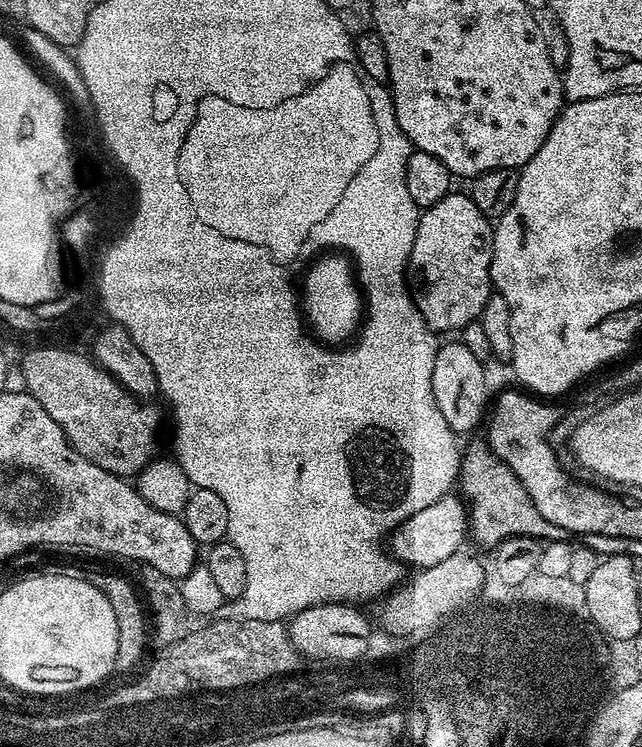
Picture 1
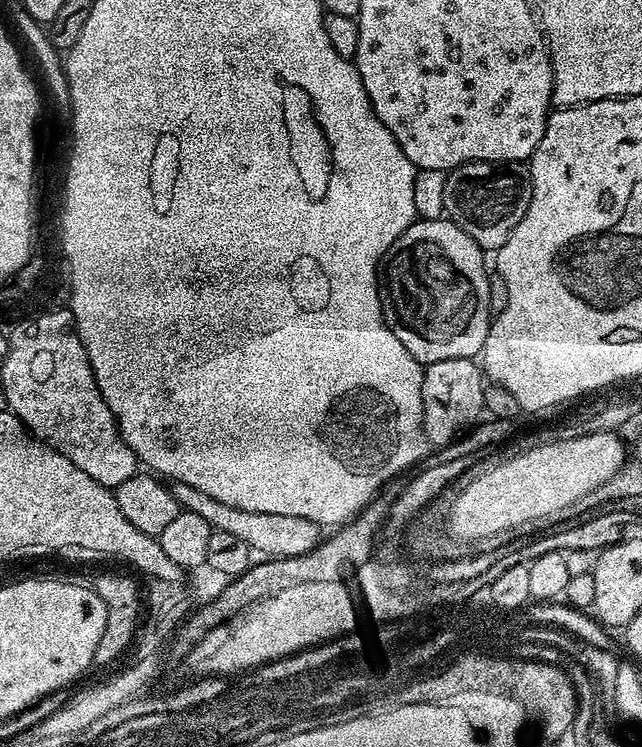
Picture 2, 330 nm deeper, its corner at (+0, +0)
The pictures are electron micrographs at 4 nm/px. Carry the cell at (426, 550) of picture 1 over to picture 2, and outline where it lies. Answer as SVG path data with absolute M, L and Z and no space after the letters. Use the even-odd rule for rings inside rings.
M186 482L173 483L170 491L172 497L180 503L183 511L206 518L206 522L210 522L210 526L215 531L234 534L234 538L246 542L249 550L261 557L274 560L294 558L320 545L321 525L316 524L310 518L298 518L294 514L262 514L254 510L238 510L236 506L226 506L224 502L218 502L216 498L202 494L202 490L197 490L194 486L186 486Z

